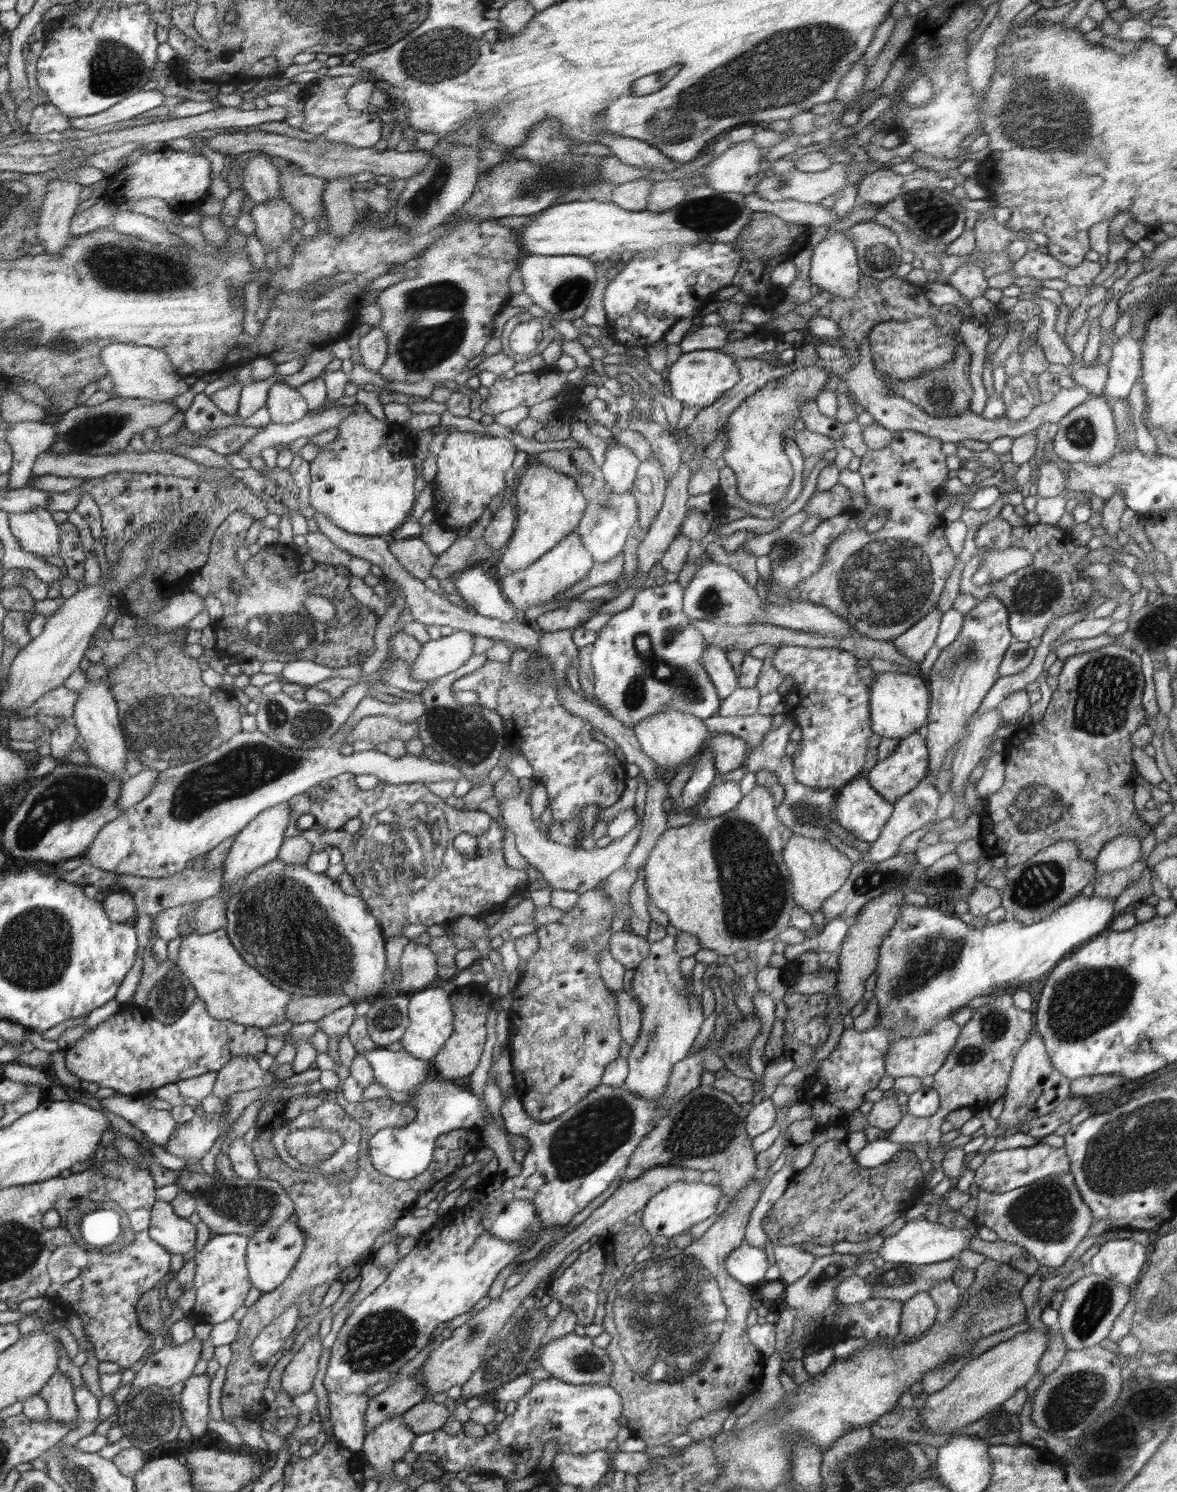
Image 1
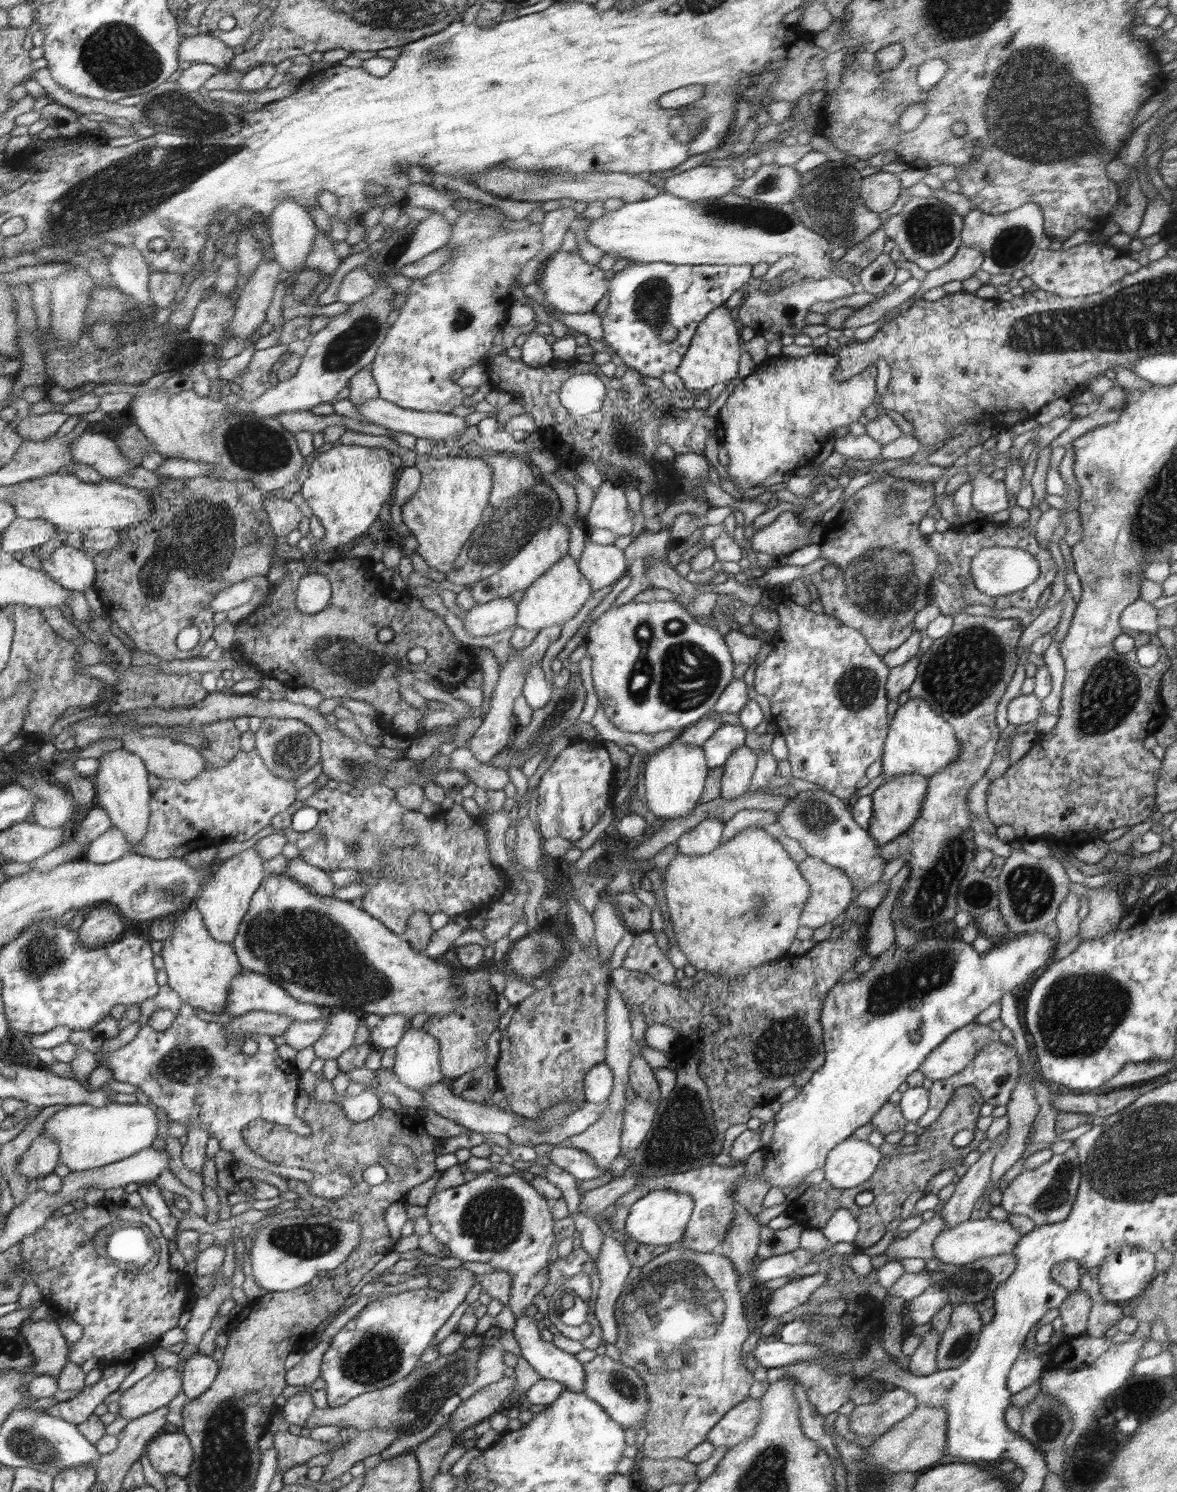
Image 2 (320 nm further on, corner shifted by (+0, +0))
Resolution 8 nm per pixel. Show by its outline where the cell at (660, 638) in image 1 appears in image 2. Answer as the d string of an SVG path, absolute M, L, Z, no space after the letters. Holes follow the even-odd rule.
M632 600L622 606L613 605L590 624L584 645L592 657L591 678L599 704L607 717L626 732L654 734L689 727L716 709L717 700L733 683L736 662L724 636L699 622L677 600Z

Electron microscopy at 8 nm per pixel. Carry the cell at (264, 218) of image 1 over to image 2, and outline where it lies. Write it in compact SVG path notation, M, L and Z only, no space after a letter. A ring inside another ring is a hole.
M275 259L262 260L235 302L235 313L229 331L236 340L249 338L266 322L266 311L272 304L272 296L283 272Z

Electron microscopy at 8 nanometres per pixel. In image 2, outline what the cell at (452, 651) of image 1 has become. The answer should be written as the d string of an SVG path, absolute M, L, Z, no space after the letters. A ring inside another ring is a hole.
M510 597L496 599L486 604L477 604L466 612L466 618L462 620L464 632L468 632L470 636L483 637L496 635L508 628L516 625L516 615L518 615L517 604Z

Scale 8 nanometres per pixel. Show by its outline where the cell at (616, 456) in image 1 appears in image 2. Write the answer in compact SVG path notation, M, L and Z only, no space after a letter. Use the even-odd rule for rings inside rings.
M604 480L583 521L587 531L606 528L621 537L627 537L633 531L632 512L628 509L624 491L617 480Z

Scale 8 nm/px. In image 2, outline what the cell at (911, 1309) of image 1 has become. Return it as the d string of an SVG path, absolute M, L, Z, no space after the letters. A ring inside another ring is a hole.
M937 1330L926 1332L922 1335L922 1343L916 1348L916 1351L908 1358L909 1372L914 1376L928 1376L935 1374L937 1368L937 1346L941 1339L940 1332Z

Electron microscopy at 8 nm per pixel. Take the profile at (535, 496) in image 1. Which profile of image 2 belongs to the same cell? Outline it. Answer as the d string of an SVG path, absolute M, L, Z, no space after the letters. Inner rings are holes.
M556 522L550 528L543 528L530 539L530 542L522 547L519 553L506 563L495 575L485 579L480 579L473 588L471 593L477 600L476 604L486 604L496 599L508 598L518 592L532 586L534 582L544 576L558 561L568 556L568 543L570 533L566 525Z

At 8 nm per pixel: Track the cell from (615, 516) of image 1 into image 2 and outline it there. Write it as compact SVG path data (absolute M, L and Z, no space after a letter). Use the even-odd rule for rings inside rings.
M589 536L586 537L579 564L595 591L616 584L626 575L629 566L622 549L613 544L596 545Z

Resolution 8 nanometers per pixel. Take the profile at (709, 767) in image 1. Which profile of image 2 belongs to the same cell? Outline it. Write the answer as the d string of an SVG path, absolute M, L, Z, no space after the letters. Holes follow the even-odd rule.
M724 723L706 743L706 761L710 769L725 765L738 748L745 745L746 731L740 725Z

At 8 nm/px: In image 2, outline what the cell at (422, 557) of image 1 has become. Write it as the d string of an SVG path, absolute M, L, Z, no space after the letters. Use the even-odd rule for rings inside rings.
M427 454L418 455L415 465L421 472L421 483L412 498L400 506L403 523L418 541L418 553L430 568L435 568L447 575L456 566L458 555L465 544L473 536L477 526L482 523L482 512L489 503L492 492L493 467L481 458L458 458L454 454L446 457L428 457Z

